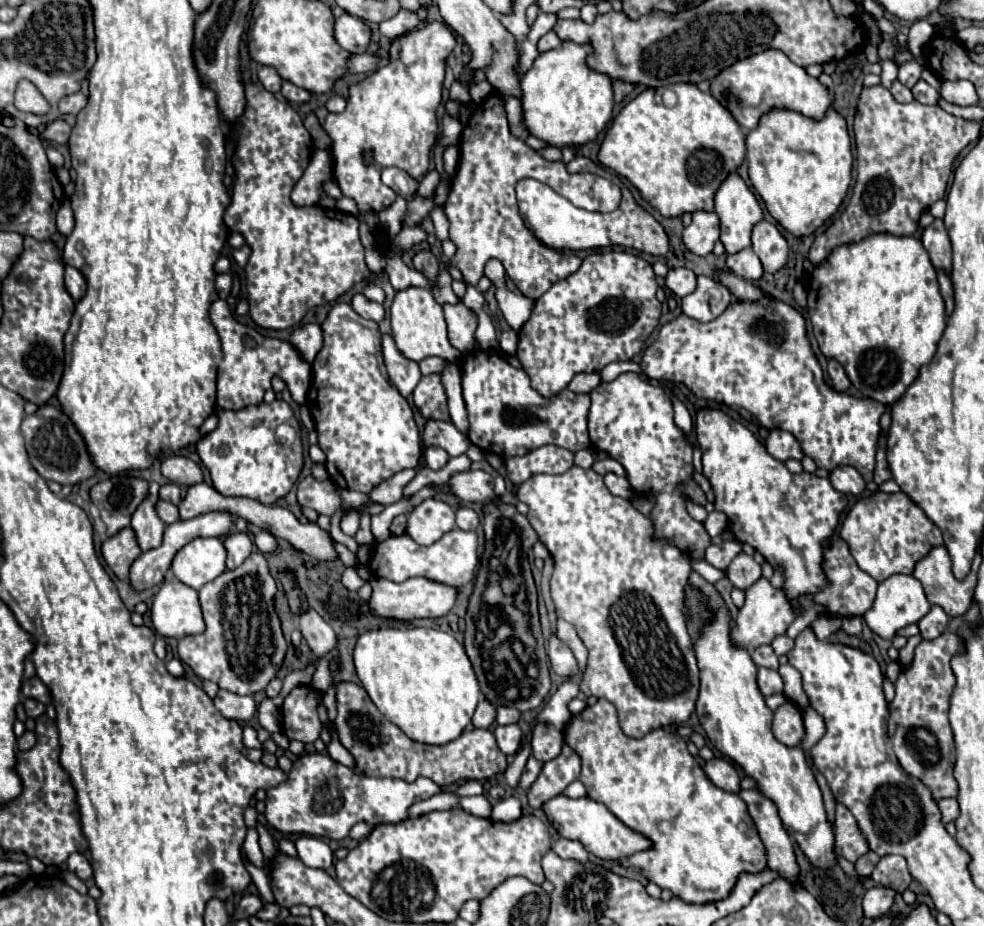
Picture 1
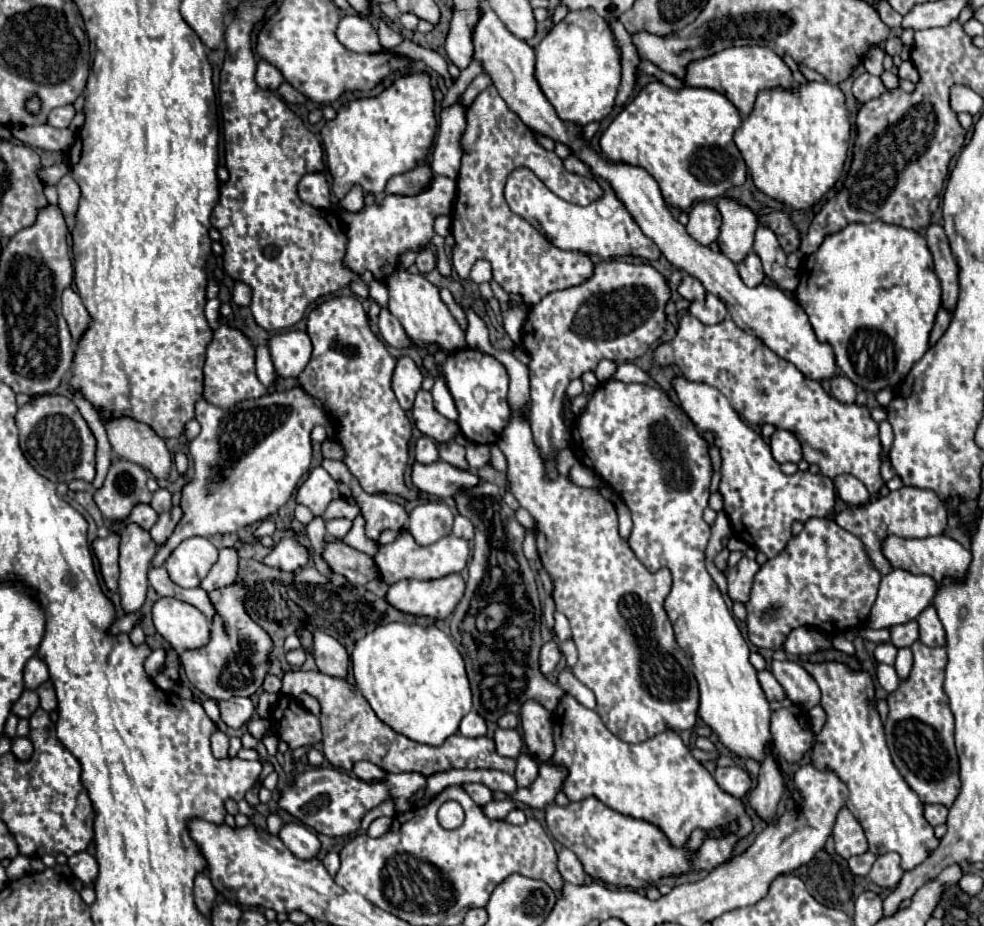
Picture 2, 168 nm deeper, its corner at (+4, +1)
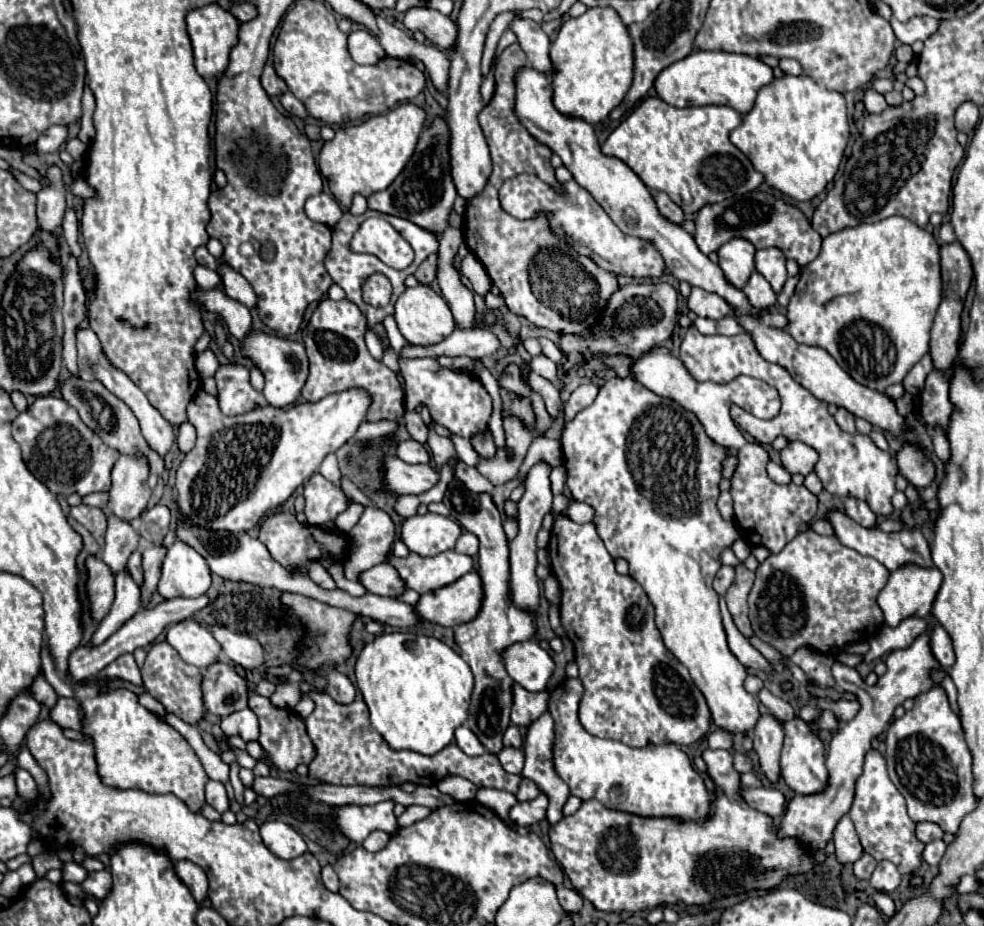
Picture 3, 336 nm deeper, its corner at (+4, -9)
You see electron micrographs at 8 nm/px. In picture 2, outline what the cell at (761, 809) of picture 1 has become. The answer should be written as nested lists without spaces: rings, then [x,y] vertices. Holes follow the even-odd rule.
[[[766,757],[760,765],[760,777],[754,789],[748,793],[750,807],[756,811],[756,815],[770,823],[776,817],[778,803],[784,793],[784,781],[782,781],[782,769],[776,759]]]

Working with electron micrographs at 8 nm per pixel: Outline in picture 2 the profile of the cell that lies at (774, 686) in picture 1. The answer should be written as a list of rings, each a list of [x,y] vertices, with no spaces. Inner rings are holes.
[[[768,669],[760,671],[760,673],[758,673],[758,681],[760,681],[760,685],[762,685],[762,689],[764,689],[768,701],[774,701],[774,699],[780,701],[780,699],[786,697],[782,685],[776,681],[776,677],[772,675],[772,671],[768,671]]]

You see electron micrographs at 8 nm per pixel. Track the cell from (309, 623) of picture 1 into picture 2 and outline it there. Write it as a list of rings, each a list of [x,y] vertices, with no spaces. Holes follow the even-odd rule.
[[[314,631],[314,643],[312,643],[314,659],[320,673],[326,673],[330,677],[346,677],[348,671],[348,653],[346,649],[332,639],[324,631]]]

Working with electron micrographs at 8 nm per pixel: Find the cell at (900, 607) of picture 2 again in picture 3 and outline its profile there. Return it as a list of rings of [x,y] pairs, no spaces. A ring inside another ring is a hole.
[[[910,563],[910,565],[904,565],[904,567],[892,571],[888,583],[884,585],[884,589],[878,595],[878,605],[884,613],[884,623],[890,627],[896,627],[906,617],[926,617],[932,609],[932,603],[936,599],[940,585],[942,585],[942,573],[936,567],[928,569],[928,567]]]

